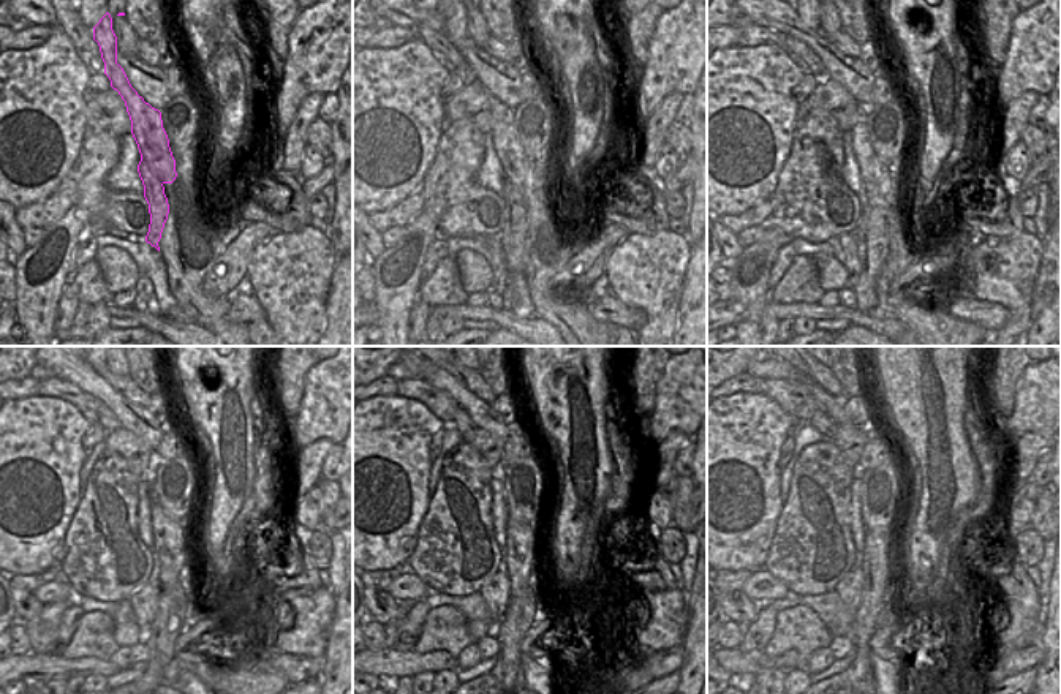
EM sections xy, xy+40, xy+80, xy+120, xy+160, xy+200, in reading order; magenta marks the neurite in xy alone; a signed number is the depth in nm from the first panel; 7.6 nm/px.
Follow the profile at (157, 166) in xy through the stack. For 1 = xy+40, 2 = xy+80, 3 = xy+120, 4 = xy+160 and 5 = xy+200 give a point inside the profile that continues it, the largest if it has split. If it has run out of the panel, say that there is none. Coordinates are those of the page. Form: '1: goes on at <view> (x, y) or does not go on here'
1: goes on at xy+40 (521, 184)
2: goes on at xy+80 (878, 195)
3: goes on at xy+120 (169, 555)
4: goes on at xy+160 (521, 539)
5: goes on at xy+200 (875, 611)

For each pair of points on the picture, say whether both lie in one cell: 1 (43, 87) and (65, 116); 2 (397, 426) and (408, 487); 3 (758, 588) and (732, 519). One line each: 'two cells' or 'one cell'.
1: one cell
2: one cell
3: two cells

